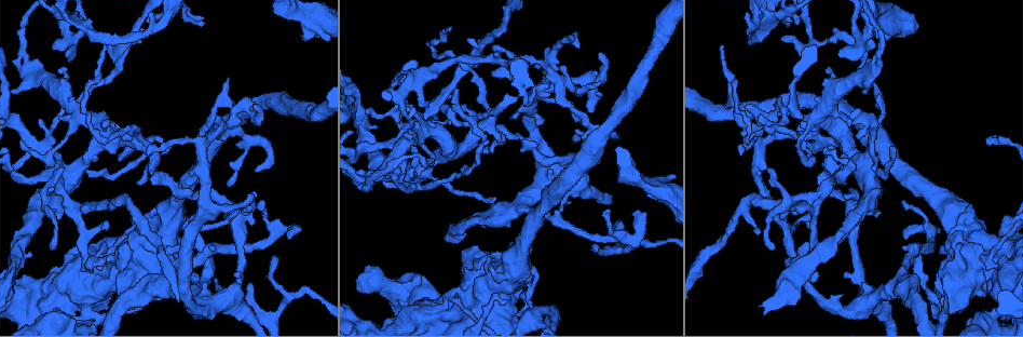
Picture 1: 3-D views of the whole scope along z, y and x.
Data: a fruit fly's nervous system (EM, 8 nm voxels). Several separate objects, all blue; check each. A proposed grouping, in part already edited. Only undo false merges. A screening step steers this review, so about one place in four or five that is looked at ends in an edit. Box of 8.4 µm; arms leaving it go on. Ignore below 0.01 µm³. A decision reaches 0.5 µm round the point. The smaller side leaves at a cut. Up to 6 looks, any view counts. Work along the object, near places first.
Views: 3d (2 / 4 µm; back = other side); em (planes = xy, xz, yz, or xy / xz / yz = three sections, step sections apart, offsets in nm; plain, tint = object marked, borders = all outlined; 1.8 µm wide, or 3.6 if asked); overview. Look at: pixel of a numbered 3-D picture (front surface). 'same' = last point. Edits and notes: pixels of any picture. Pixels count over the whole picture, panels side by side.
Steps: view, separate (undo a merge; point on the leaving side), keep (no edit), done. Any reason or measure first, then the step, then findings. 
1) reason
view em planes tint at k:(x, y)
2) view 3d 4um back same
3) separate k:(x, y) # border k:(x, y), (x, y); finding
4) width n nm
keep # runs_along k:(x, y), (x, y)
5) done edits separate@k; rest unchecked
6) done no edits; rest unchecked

thick turns thin
view em planes tint at 1:(144, 146)

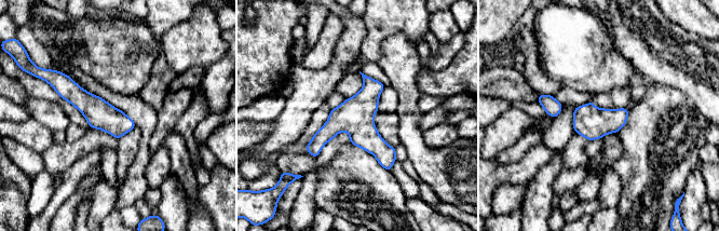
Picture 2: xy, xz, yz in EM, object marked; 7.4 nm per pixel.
width 220 nm
keep # continuous, no second neuron

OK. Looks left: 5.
arms part here
view 3d 4um at 1:(166, 17)

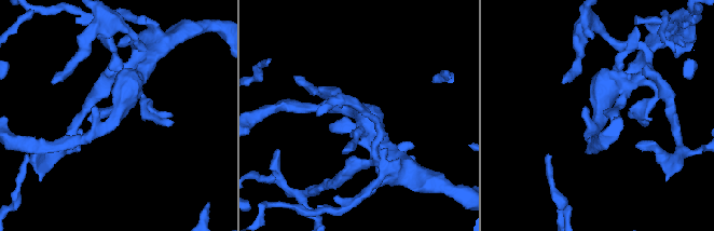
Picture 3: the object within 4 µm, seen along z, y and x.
view em planes tint at 3:(118, 116)

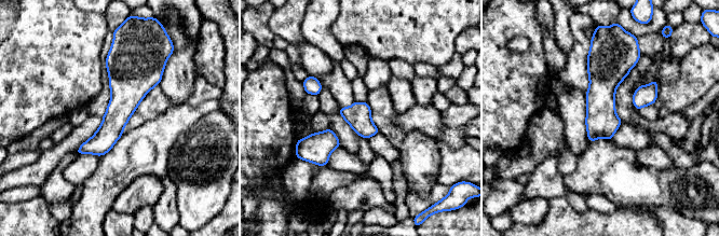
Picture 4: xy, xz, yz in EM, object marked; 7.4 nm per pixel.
keep # continuous, no second neuron

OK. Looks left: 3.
arms run side by side
view em planes plain at 1:(863, 169)

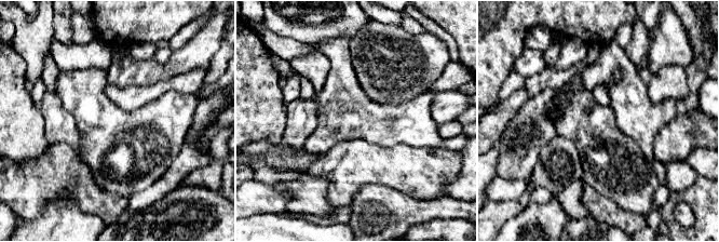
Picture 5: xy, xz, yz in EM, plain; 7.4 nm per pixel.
view em planes tint same

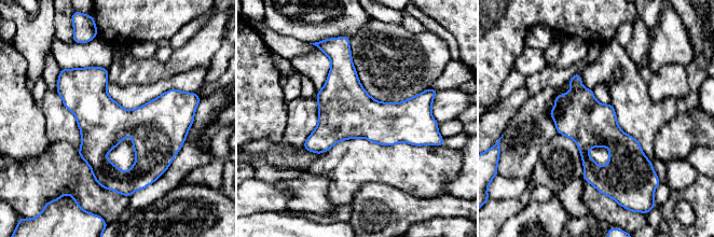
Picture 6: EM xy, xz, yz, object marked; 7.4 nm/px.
width 360 nm
keep # all the same neuron

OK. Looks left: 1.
done no edits; rest unchecked

